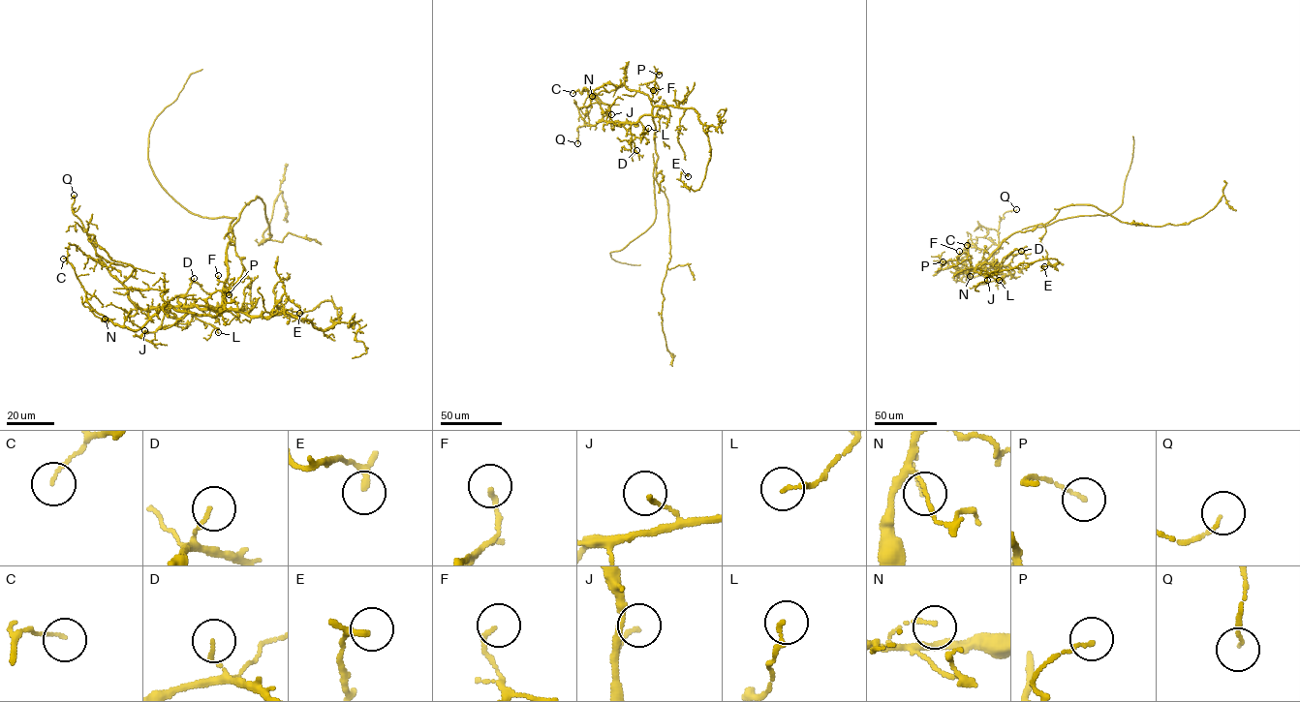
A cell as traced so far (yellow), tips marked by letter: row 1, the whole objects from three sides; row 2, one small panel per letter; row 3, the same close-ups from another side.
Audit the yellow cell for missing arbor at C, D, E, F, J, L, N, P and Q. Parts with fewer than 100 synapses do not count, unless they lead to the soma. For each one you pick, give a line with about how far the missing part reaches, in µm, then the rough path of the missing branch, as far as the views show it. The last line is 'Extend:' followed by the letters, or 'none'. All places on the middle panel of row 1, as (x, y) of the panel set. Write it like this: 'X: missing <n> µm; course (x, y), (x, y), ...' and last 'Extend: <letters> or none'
Extend: none

